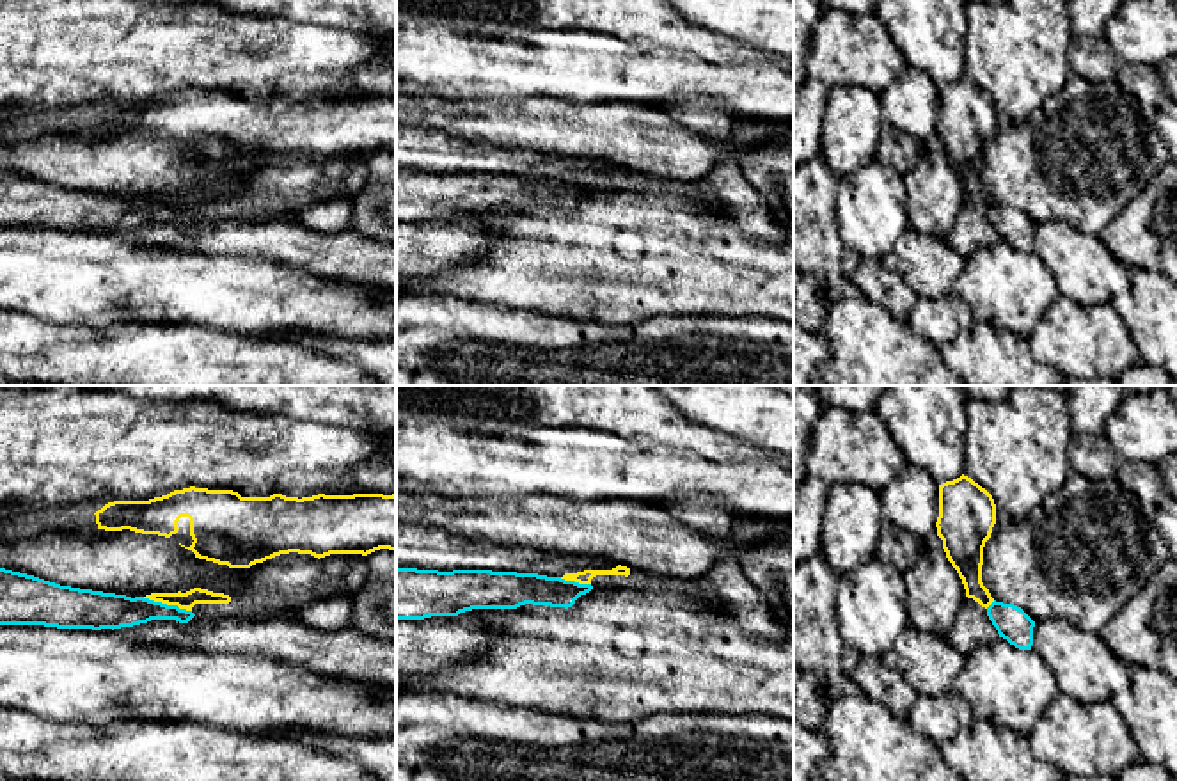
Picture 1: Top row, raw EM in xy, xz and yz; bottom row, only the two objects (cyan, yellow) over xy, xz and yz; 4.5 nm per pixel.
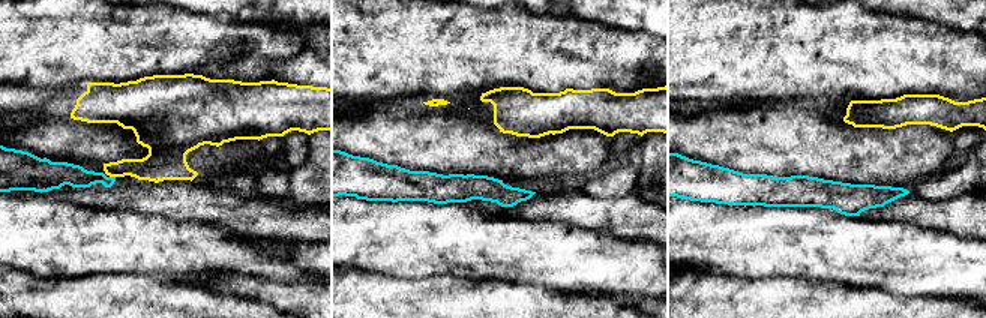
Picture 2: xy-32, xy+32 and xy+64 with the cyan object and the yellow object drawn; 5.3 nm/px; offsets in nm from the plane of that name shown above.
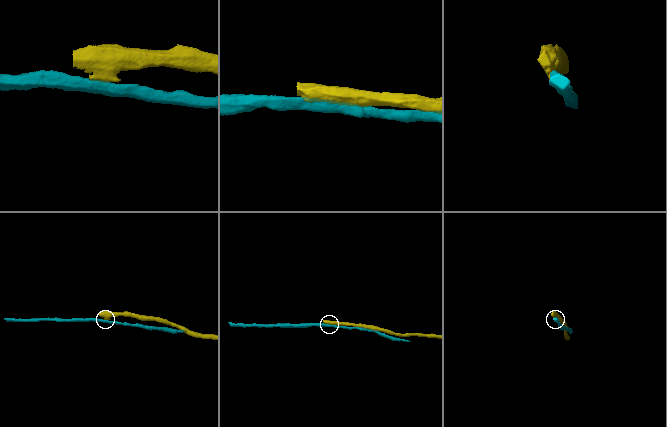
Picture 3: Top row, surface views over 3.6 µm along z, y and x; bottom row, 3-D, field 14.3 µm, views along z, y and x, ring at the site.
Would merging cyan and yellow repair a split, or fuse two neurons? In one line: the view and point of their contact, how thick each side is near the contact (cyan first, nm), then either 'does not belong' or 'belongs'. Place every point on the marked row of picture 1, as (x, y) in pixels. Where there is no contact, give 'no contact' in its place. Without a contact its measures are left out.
meets cyan in xy at (165, 604); 160 nm thick on the cyan side, 80 nm on the other; does not belong

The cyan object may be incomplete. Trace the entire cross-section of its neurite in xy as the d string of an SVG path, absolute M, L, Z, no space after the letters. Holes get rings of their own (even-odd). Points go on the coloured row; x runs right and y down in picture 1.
M0 568L0 625L57 629L121 629L151 620L188 623L195 614L144 597L60 586Z

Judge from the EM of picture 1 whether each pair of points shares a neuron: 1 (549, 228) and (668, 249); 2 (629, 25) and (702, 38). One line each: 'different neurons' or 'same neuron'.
1: same neuron
2: same neuron

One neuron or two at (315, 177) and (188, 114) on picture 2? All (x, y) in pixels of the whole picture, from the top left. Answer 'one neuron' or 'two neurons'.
two neurons

